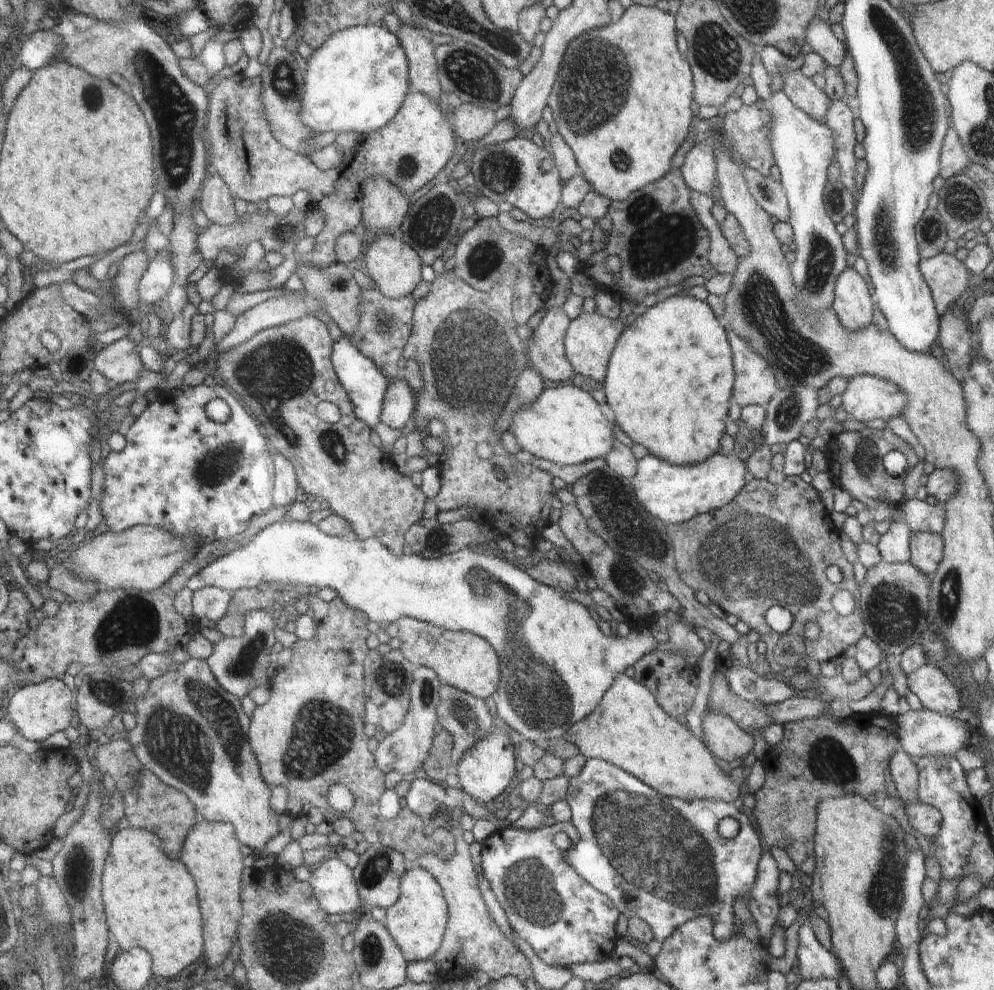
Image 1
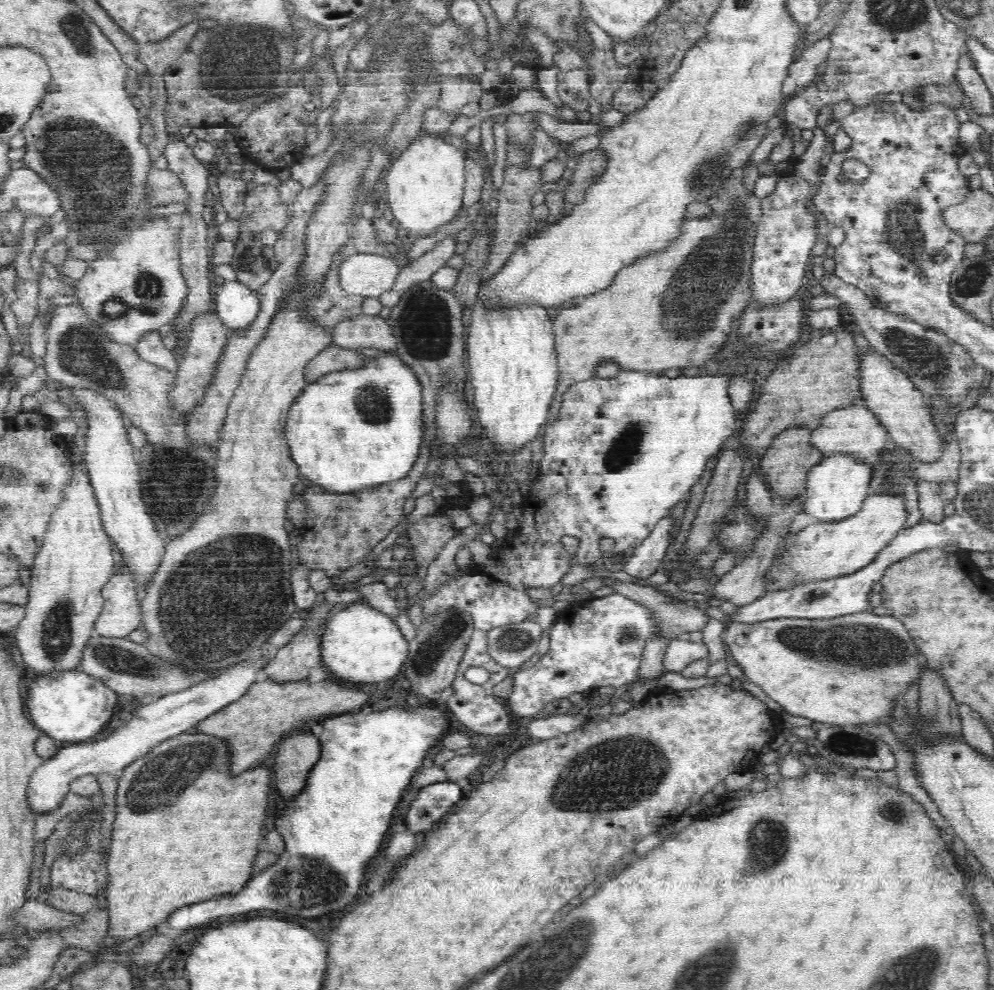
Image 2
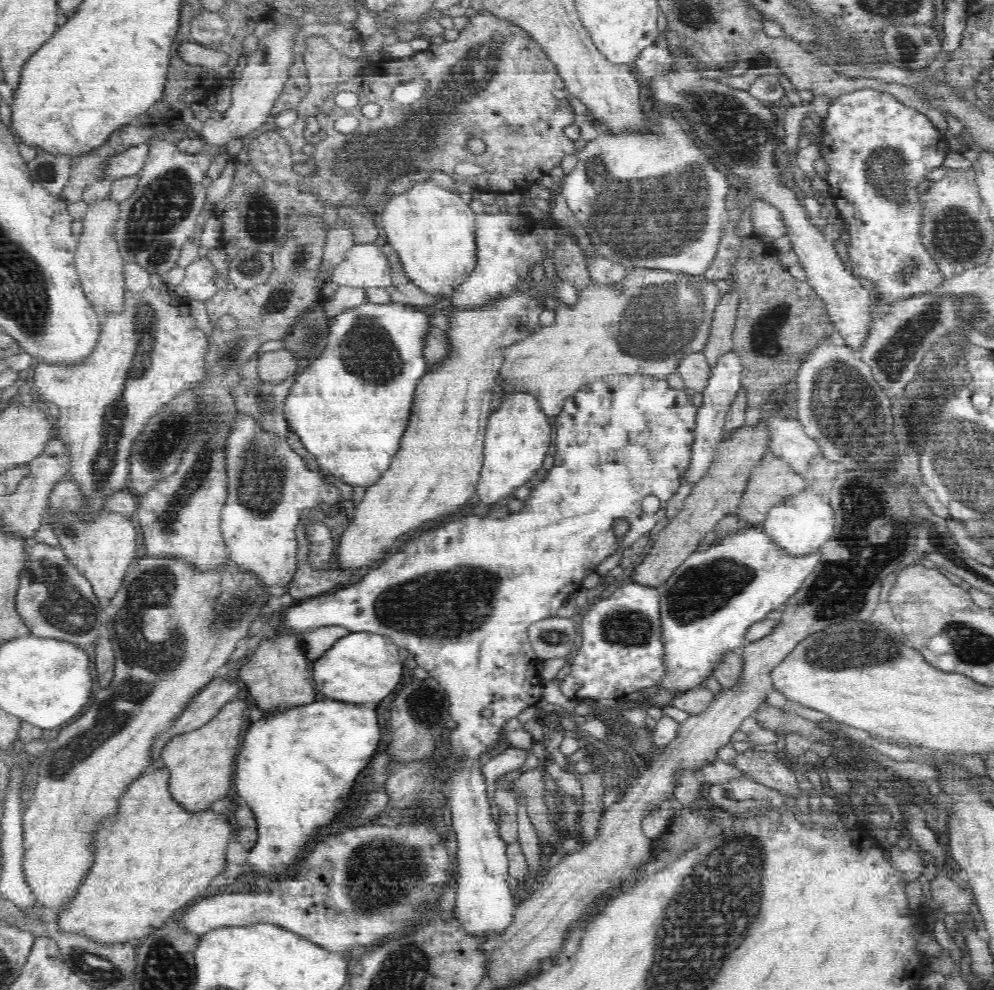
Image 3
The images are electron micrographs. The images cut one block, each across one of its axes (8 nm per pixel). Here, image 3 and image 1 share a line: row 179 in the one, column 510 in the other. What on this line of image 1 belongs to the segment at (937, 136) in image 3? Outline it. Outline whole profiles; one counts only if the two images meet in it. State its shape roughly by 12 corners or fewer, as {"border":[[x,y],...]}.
{"border":[[571,821],[481,842],[514,934],[544,964],[612,959],[624,913],[554,844]]}

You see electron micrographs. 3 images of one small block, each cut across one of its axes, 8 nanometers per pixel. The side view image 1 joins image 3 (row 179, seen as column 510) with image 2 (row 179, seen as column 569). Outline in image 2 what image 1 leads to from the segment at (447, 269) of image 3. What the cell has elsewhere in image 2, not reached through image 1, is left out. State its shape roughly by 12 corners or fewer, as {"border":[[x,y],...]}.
{"border":[[424,133],[382,177],[392,219],[426,238],[461,212],[466,160]]}

